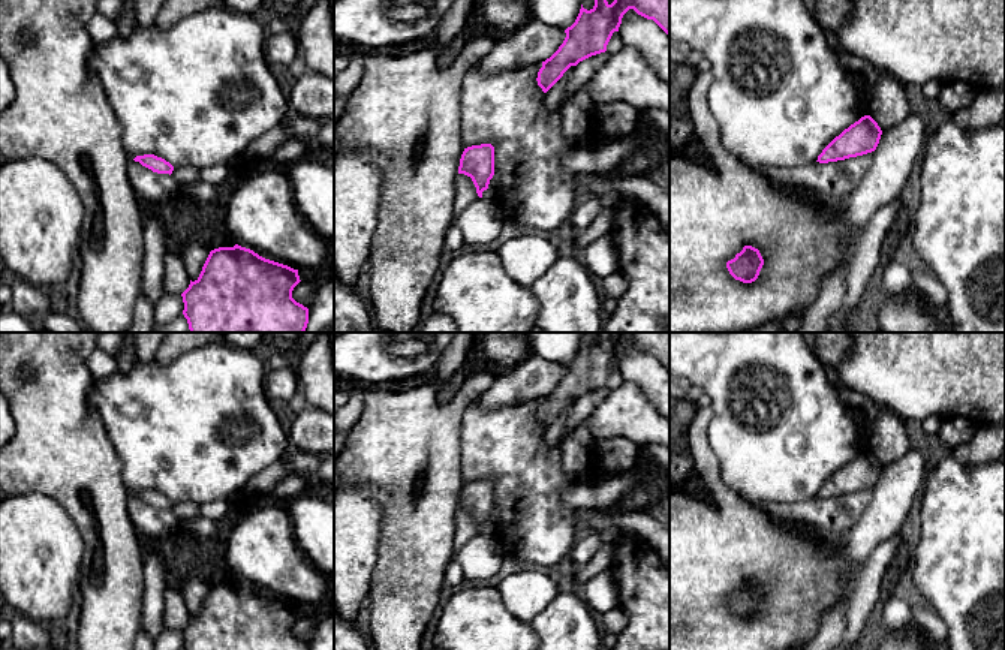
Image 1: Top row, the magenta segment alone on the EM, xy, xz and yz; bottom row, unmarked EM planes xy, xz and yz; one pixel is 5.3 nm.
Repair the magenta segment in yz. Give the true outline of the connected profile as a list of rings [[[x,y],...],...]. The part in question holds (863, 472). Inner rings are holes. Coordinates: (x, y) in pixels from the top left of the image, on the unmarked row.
[[[864,451],[836,472],[816,497],[828,499],[872,488],[876,485],[881,470],[878,458],[870,451]]]

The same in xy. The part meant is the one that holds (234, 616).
[[[235,580],[210,587],[199,613],[181,629],[183,650],[309,650],[292,634],[298,605]]]

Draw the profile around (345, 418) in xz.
[[[350,391],[347,403],[334,410],[334,433],[350,431],[364,409],[364,398],[359,391]]]

